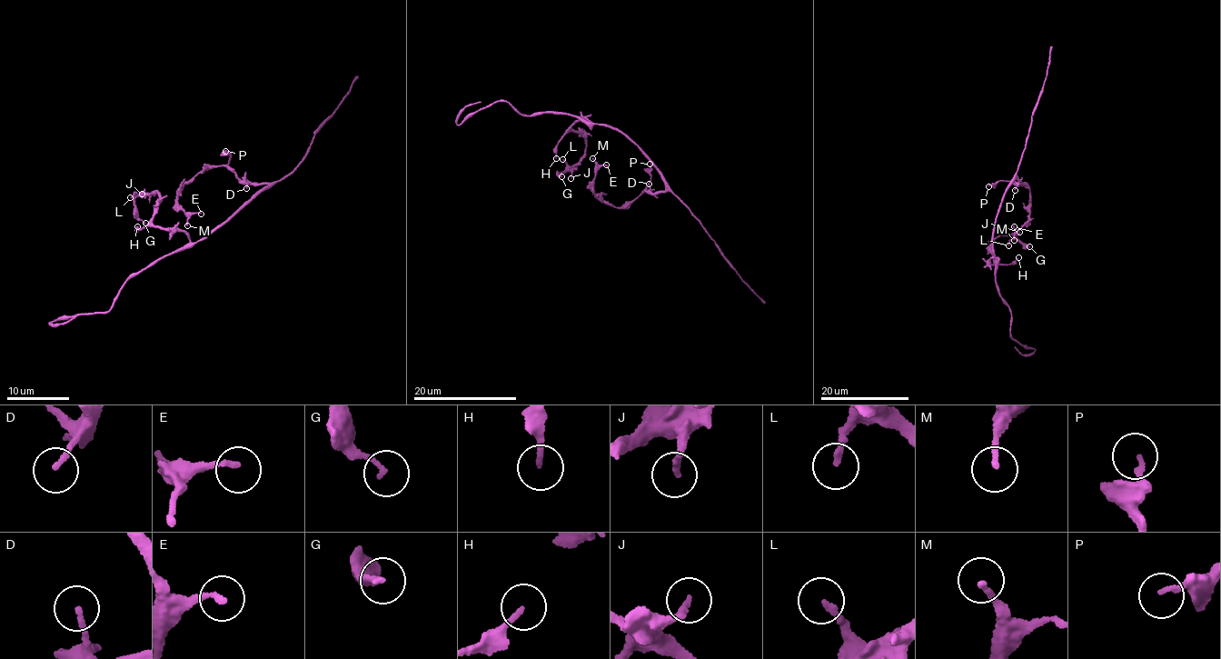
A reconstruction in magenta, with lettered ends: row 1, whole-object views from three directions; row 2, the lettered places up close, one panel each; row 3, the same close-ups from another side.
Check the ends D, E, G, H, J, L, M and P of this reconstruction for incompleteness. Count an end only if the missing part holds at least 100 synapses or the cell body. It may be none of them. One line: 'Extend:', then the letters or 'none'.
Extend: none

